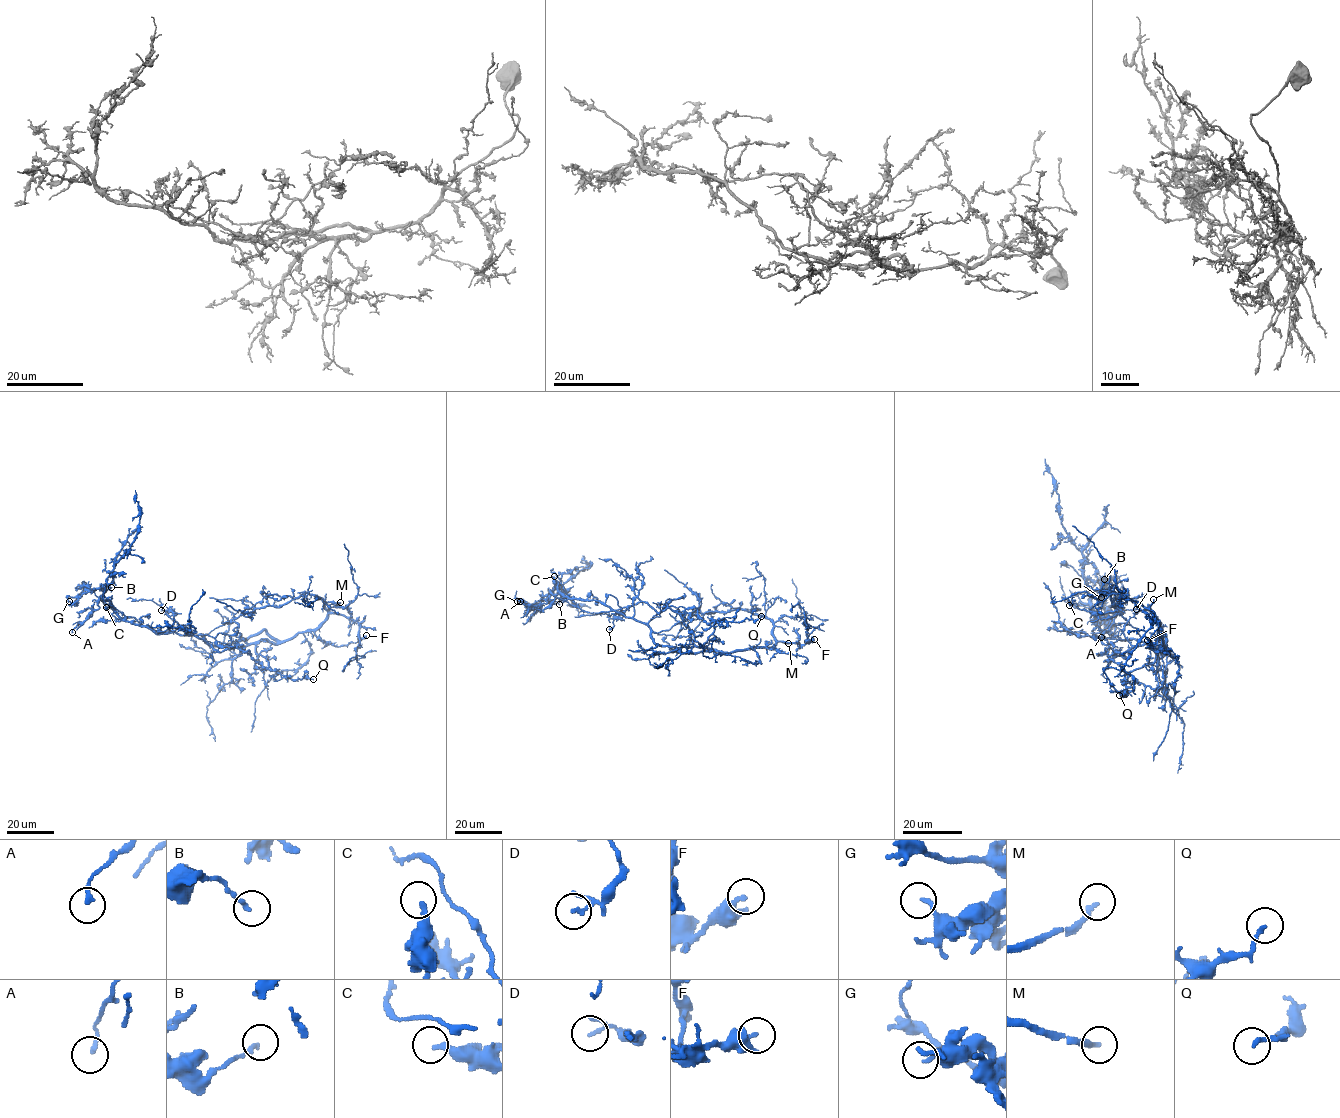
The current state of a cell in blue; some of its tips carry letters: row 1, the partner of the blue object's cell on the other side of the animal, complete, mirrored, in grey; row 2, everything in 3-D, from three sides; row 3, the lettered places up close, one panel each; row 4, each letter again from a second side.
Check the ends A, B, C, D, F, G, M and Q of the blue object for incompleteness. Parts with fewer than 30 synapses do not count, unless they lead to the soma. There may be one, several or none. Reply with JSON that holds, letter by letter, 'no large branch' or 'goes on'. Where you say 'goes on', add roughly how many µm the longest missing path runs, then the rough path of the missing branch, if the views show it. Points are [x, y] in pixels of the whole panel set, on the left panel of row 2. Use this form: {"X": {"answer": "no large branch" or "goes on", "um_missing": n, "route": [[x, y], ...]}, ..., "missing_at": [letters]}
{"A": {"answer": "no large branch"}, "B": {"answer": "no large branch"}, "C": {"answer": "no large branch"}, "D": {"answer": "no large branch"}, "F": {"answer": "no large branch"}, "G": {"answer": "no large branch"}, "M": {"answer": "goes on", "um_missing": 70, "route": [[340, 602], [349, 593], [358, 566], [369, 549], [362, 514], [362, 493], [367, 480]]}, "Q": {"answer": "no large branch"}, "missing_at": ["M"]}

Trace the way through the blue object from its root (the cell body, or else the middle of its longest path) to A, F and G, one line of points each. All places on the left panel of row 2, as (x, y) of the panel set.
A: (205, 639), (201, 634), (155, 631), (133, 617), (117, 618), (100, 600), (99, 607), (79, 622), (72, 632)
F: (205, 639), (225, 646), (264, 629), (285, 641), (313, 631), (330, 613), (355, 620), (359, 637), (366, 635)
G: (205, 639), (201, 634), (155, 631), (133, 617), (117, 618), (93, 591), (85, 592), (74, 603), (69, 601)

